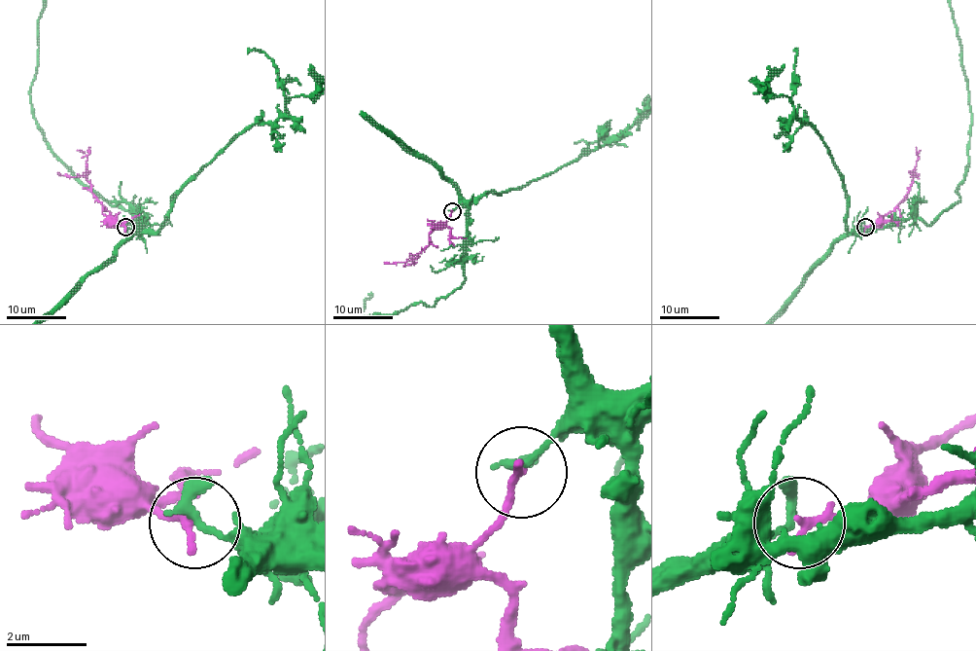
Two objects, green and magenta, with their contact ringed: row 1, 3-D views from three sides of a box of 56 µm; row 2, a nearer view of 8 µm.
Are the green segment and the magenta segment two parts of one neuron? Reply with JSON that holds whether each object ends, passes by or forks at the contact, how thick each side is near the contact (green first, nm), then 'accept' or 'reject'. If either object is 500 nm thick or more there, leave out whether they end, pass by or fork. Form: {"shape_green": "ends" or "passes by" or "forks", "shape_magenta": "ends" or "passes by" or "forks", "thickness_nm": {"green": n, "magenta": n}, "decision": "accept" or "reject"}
{"shape_green": "ends", "shape_magenta": "ends", "thickness_nm": {"green": 320, "magenta": 240}, "decision": "reject"}

